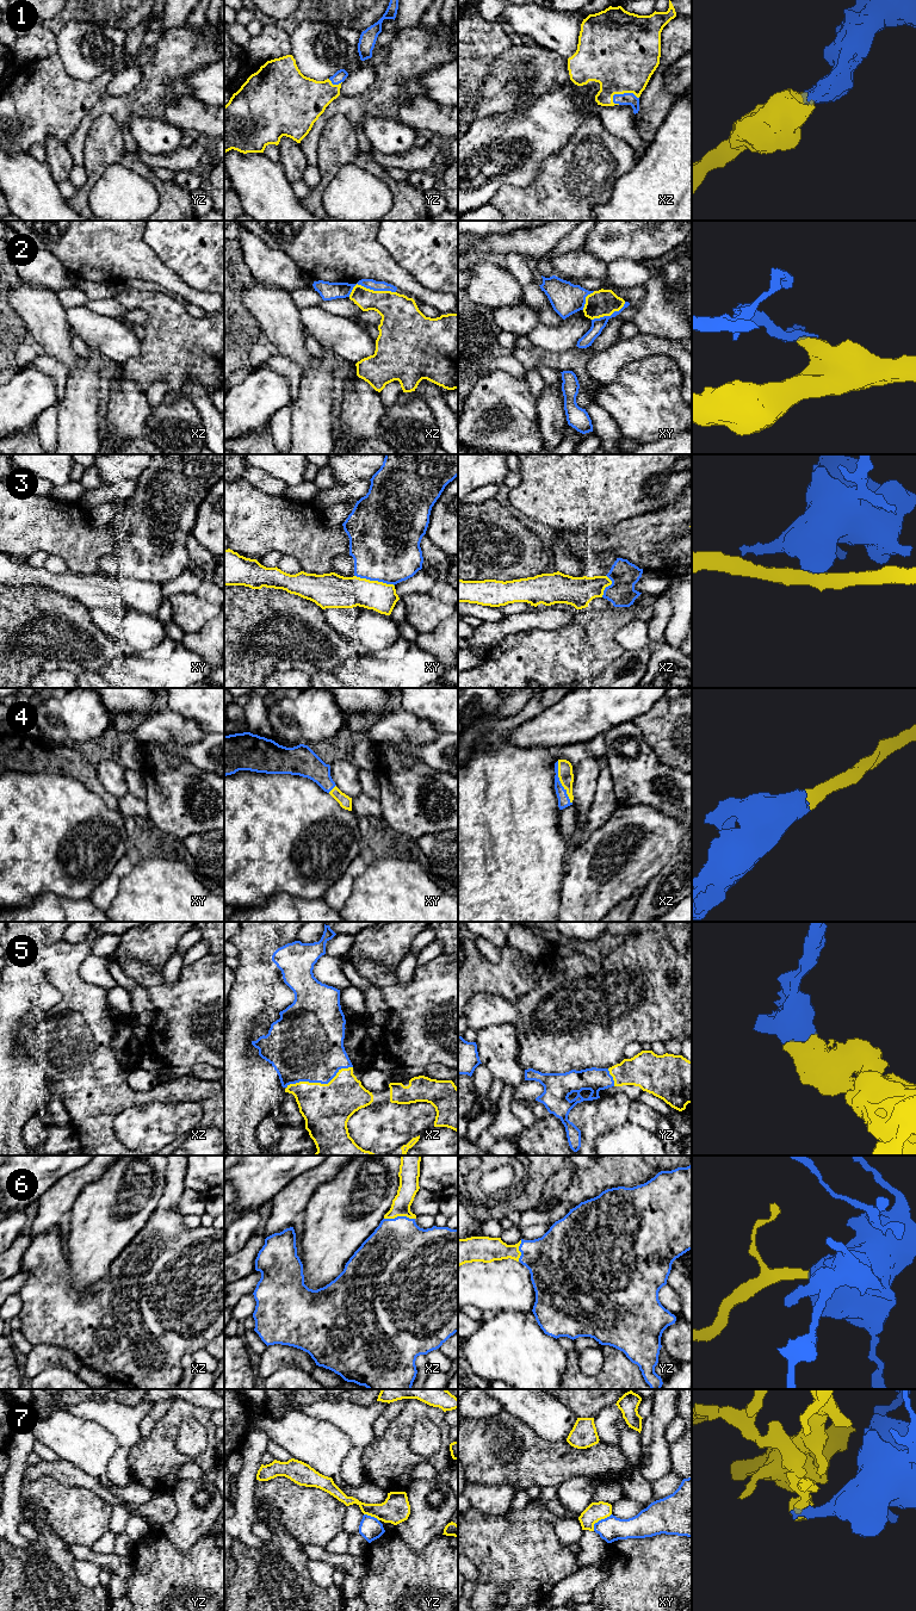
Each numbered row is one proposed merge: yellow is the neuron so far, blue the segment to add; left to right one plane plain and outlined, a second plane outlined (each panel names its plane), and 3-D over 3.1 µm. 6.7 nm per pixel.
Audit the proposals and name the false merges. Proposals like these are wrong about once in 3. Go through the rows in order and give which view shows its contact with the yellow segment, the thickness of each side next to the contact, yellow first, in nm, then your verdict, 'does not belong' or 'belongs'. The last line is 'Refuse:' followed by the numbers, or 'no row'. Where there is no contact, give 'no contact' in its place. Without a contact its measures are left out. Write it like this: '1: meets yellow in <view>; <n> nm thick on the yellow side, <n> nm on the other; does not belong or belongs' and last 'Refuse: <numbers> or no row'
1: meets yellow in xz; 480 nm thick on the yellow side, 80 nm on the other; belongs
2: meets yellow in xz; 240 nm thick on the yellow side, 110 nm on the other; does not belong
3: meets yellow in xy; 220 nm thick on the yellow side, 460 nm on the other; does not belong
4: meets yellow in xz; 100 nm thick on the yellow side, 80 nm on the other; belongs
5: meets yellow in xz; 320 nm thick on the yellow side, 460 nm on the other; belongs
6: meets yellow in xz; 130 nm thick on the yellow side, 440 nm on the other; belongs
7: meets yellow in xy; 130 nm thick on the yellow side, 170 nm on the other; does not belong
Refuse: 2, 3, 7

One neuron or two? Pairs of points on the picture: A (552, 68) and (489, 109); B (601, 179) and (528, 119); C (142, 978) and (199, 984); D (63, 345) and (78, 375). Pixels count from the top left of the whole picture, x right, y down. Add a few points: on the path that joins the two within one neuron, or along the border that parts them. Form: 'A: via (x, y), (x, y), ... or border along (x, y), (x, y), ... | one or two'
A: via (532, 55), (518, 60), (501, 88) | one
B: border along (579, 124), (568, 142), (540, 165) | two
C: via (156, 986), (160, 990), (185, 990) | one
D: border along (78, 355), (69, 369) | two

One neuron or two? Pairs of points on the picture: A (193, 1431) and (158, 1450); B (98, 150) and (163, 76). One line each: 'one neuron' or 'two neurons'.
A: two neurons
B: two neurons

